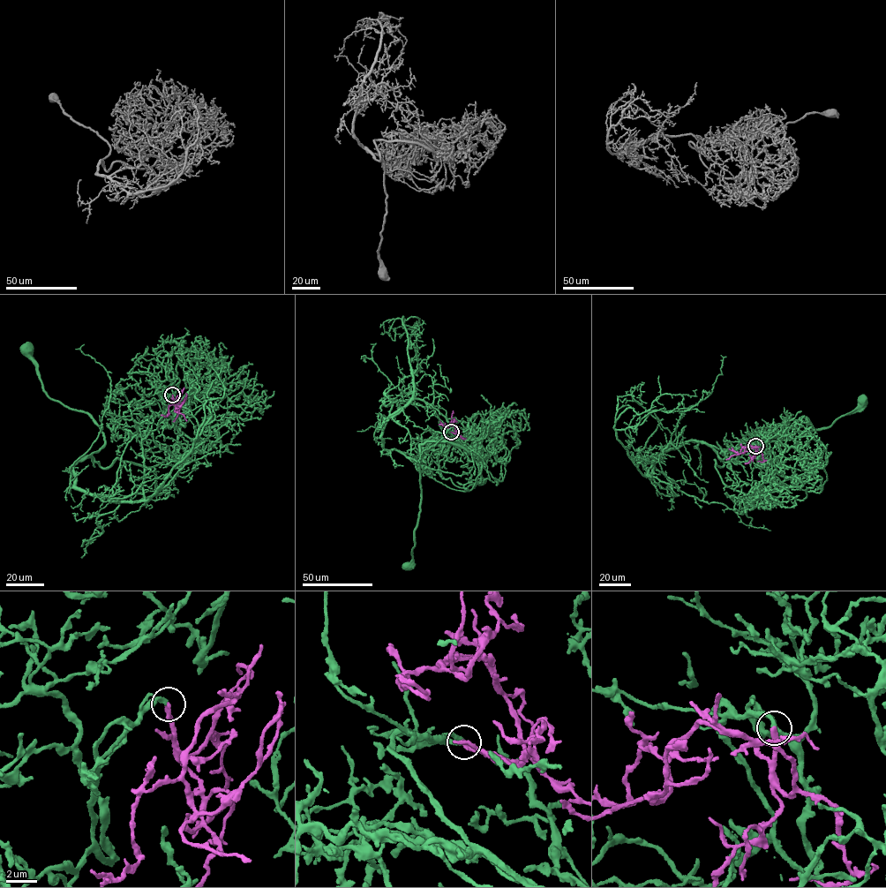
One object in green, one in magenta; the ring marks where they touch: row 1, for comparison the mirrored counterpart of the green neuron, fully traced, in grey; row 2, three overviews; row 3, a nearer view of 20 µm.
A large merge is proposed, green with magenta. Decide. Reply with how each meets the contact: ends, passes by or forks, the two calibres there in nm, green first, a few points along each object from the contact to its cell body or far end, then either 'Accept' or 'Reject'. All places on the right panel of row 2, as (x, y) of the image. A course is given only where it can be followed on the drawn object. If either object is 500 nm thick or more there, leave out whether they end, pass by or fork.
At the ring green ends. At the ring magenta ends. Thickness 280 nm (green) against 300 nm. Course of green: (755, 446), (755, 457), (784, 485), (761, 497), (724, 484), (712, 447), (796, 438), (830, 426), (861, 401). Course of magenta: (755, 446), (757, 452), (758, 449), (748, 445), (744, 453), (726, 459). Accept

